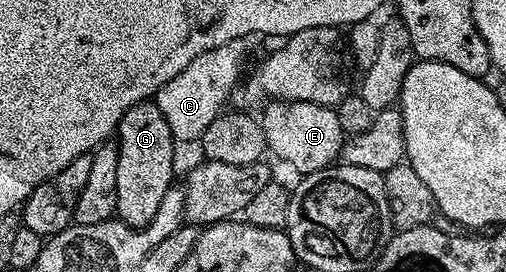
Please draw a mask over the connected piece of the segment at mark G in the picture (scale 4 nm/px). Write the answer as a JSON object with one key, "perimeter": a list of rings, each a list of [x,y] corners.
{"perimeter":[[[151,100],[130,106],[122,114],[120,125],[116,127],[118,139],[118,198],[115,215],[129,228],[145,228],[158,214],[162,198],[168,188],[173,187],[172,147],[174,141],[162,110]]]}

